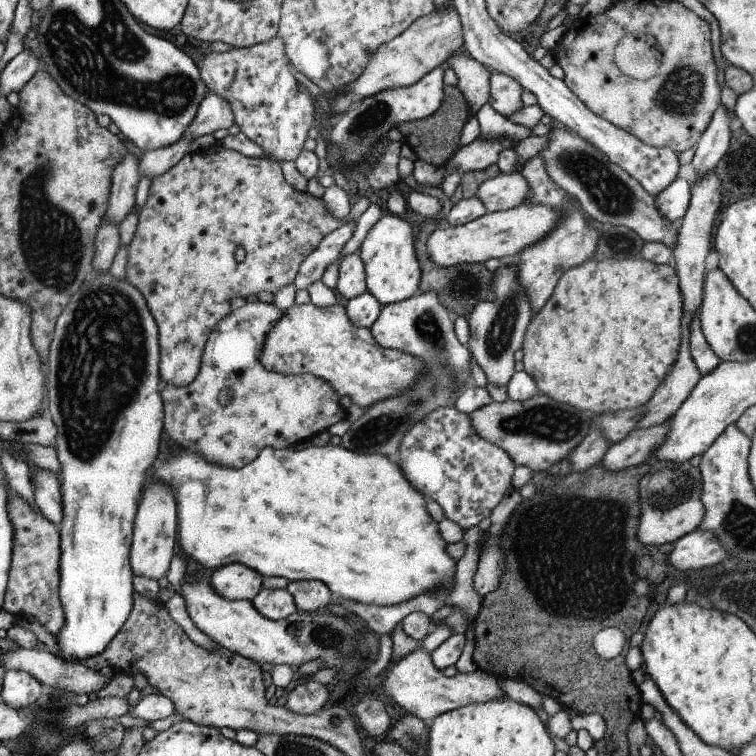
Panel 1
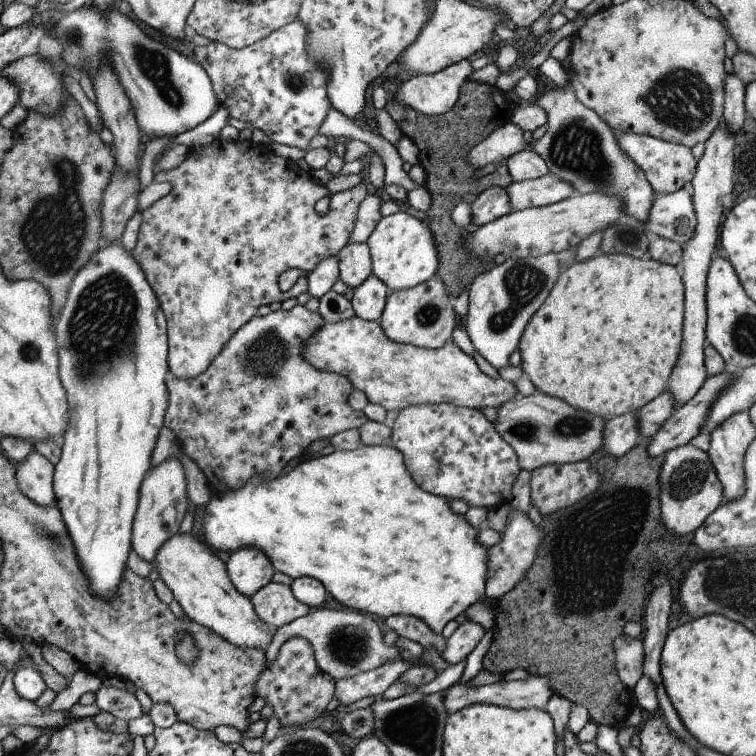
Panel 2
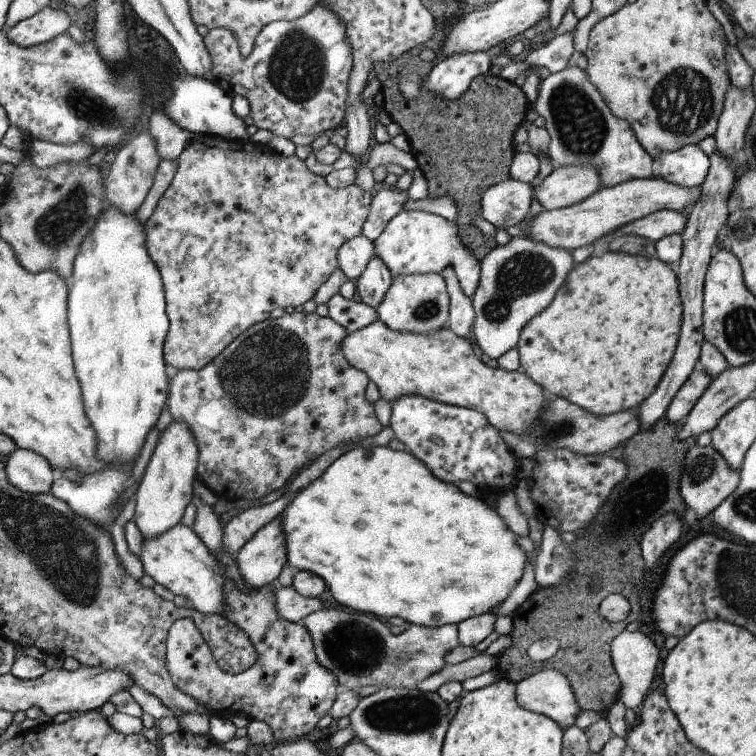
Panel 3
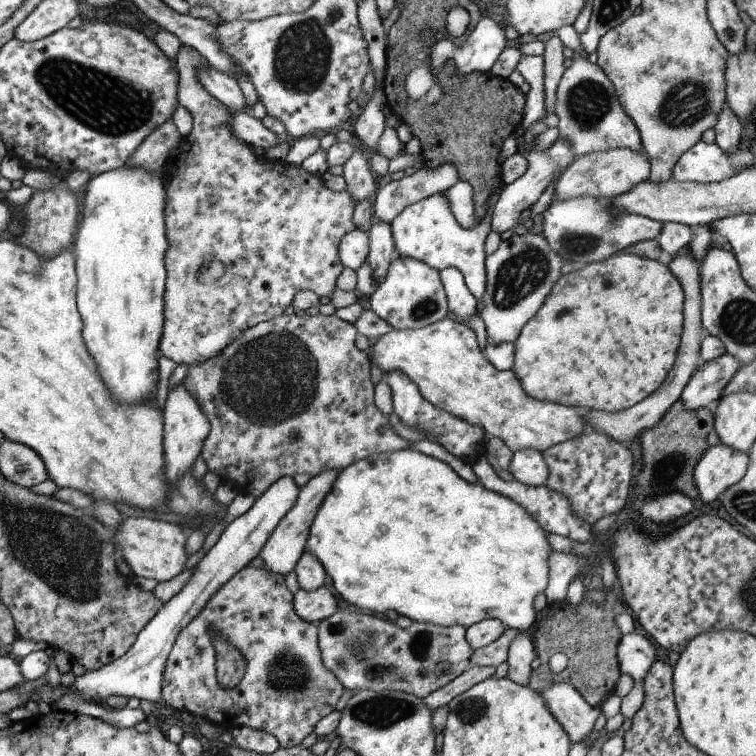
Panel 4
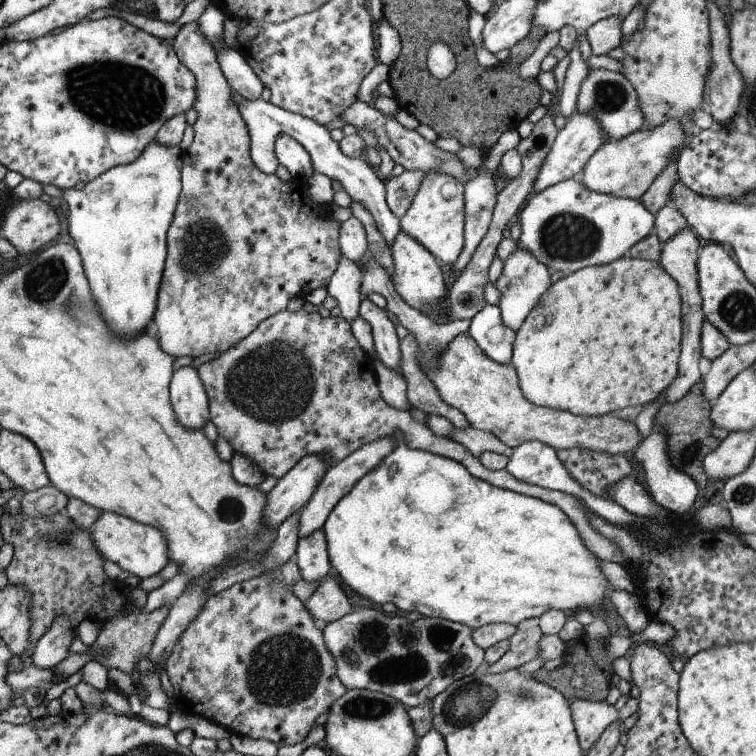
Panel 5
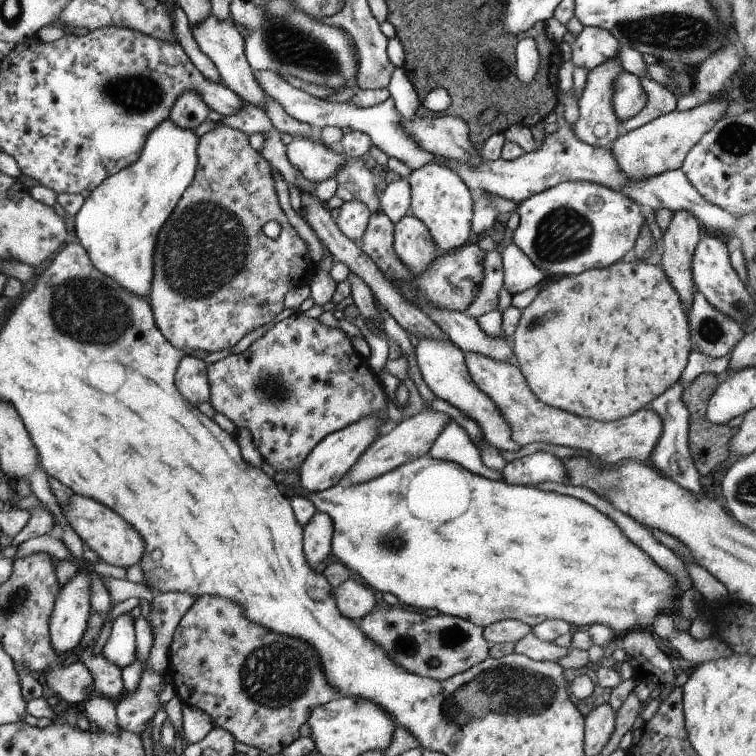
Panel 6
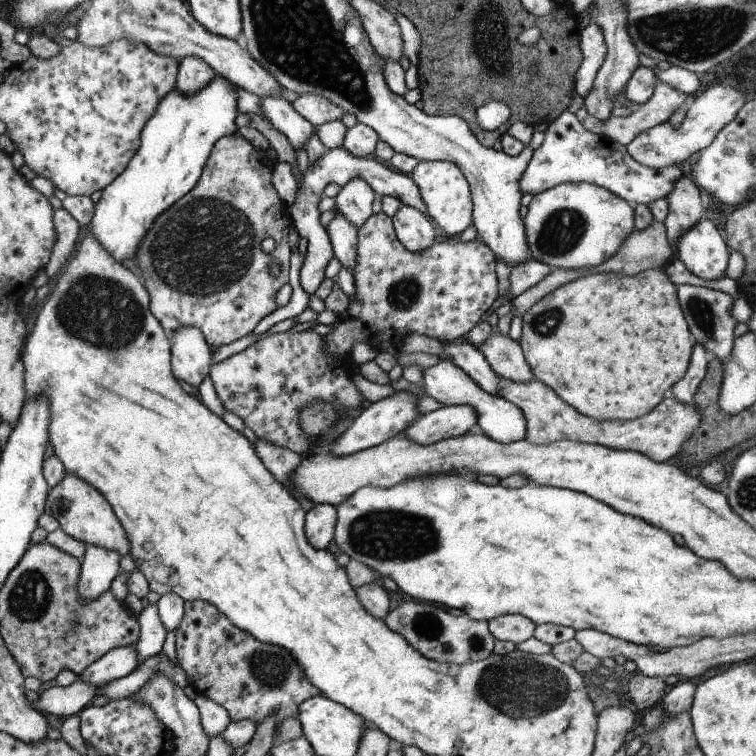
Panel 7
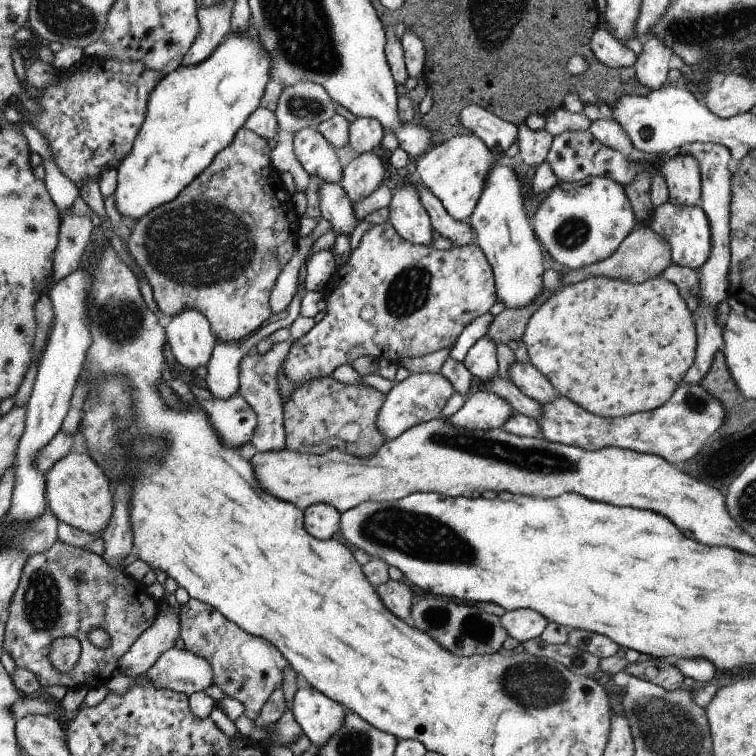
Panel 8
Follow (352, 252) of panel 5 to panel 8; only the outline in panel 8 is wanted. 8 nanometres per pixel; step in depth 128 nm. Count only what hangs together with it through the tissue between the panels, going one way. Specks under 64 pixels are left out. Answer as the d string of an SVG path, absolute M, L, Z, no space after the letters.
M370 150L360 154L346 166L340 184L355 206L384 182L384 176L381 158Z

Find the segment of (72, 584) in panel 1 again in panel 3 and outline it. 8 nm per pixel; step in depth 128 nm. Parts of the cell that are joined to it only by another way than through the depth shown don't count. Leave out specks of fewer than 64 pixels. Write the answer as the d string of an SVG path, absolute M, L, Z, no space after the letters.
M106 206L106 214L96 220L85 242L78 250L73 265L70 286L70 338L74 338L74 370L78 370L78 382L82 382L82 398L86 398L86 418L96 430L96 458L106 468L94 474L80 474L80 482L67 478L58 479L50 486L50 494L68 502L74 514L92 522L98 528L108 528L120 514L120 496L124 484L132 472L132 464L138 458L148 432L160 418L169 397L169 378L164 362L164 342L169 331L165 309L165 290L154 260L146 246L144 226L137 221L137 212L126 214L116 206Z

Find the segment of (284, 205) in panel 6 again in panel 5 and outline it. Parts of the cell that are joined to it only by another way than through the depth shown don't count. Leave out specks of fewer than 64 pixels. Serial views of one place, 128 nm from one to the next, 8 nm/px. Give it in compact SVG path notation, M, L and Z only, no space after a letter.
M242 100L238 104L237 111L242 114L244 122L247 124L248 134L250 135L250 154L254 164L266 174L276 174L279 160L274 150L276 138L280 134L286 134L290 138L297 140L310 154L314 171L329 176L332 180L340 182L344 190L351 198L352 202L360 202L360 206L366 208L366 212L374 219L376 228L380 230L386 246L392 247L394 238L401 230L400 222L390 210L386 202L386 186L377 173L372 169L364 156L352 158L342 150L336 142L326 125L318 124L316 120L310 120L300 114L288 112L283 108L274 106L269 100Z

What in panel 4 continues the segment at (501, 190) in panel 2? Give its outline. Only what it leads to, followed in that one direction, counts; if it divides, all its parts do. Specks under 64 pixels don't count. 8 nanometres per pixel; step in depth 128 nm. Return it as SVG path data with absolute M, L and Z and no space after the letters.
M559 140L546 151L533 152L527 143L517 147L517 151L528 160L528 169L526 173L518 178L515 182L506 183L502 187L502 192L498 196L498 202L494 206L494 214L492 214L491 230L498 232L501 236L503 232L513 228L524 211L528 211L533 207L540 196L542 196L546 187L556 175L559 177L561 172L572 162L576 157L570 149L570 144L567 141Z

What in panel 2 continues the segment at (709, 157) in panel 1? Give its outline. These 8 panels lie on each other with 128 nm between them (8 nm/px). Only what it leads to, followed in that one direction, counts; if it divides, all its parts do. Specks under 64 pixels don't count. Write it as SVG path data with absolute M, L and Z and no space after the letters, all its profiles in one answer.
M732 72L725 74L724 78L725 101L724 114L722 114L722 124L730 134L736 135L742 128L746 118L746 84Z

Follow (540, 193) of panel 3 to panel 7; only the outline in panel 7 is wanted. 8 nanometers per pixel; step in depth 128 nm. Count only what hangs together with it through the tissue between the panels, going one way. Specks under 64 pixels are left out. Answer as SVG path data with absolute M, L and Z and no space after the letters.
M718 81L713 86L709 87L700 96L696 97L690 109L686 112L686 116L680 126L672 126L670 121L662 124L658 123L650 130L645 130L642 134L638 134L628 146L626 150L636 162L648 168L668 168L668 166L679 165L683 167L683 163L696 154L698 150L702 150L712 144L712 141L723 126L730 124L742 107L747 103L746 95L738 92L735 88L729 85L722 85Z

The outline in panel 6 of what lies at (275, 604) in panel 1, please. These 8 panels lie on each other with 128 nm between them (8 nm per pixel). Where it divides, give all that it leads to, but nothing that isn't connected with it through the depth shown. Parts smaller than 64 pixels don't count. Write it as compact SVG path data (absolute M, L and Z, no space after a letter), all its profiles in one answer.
M348 579L338 588L334 588L334 598L340 614L350 620L358 620L366 616L376 604L374 592L370 588L364 588L362 584L358 584L358 580L354 579Z

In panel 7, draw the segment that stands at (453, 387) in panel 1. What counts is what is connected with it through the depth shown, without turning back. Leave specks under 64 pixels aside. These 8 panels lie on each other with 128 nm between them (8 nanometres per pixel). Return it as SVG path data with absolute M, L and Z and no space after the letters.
M410 205L400 206L392 220L396 236L406 250L421 252L438 240L436 224L422 211Z

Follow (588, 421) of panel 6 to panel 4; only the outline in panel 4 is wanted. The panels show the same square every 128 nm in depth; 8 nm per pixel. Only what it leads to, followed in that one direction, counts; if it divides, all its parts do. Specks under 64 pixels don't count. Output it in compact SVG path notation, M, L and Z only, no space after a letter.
M444 318L420 329L393 329L370 345L372 346L366 351L369 365L371 363L377 366L384 377L394 372L405 375L414 382L421 396L424 396L433 406L478 427L483 427L488 437L501 439L513 453L525 449L546 451L556 444L582 435L588 428L578 408L531 398L524 391L518 376L512 369L497 370L480 352L476 334L468 324Z

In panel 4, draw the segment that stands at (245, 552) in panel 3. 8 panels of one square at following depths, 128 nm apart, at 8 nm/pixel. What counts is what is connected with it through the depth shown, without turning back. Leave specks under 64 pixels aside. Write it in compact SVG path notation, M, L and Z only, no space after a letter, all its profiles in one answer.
M340 471L322 472L319 476L312 478L302 489L292 509L278 522L276 529L270 534L264 546L257 556L264 562L264 569L271 574L286 577L295 571L297 563L305 552L305 545L309 536L312 518L314 518L318 506L321 506L327 492L332 488L334 480Z

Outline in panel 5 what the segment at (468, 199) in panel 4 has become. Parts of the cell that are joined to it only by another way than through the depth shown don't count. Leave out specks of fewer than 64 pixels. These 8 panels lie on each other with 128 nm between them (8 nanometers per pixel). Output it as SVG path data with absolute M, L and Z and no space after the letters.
M513 128L512 130L508 130L504 132L498 138L498 142L494 145L491 151L489 151L488 158L480 164L480 172L478 172L478 176L474 176L470 182L466 182L463 184L464 186L464 246L463 251L460 253L458 260L454 262L454 268L452 270L462 270L462 268L466 268L466 264L470 262L470 258L473 252L478 248L478 245L482 240L484 240L484 236L488 234L488 229L490 228L490 222L492 222L492 215L494 214L494 207L496 206L496 201L498 198L498 191L496 190L496 186L494 186L493 181L493 173L500 165L500 160L502 156L509 150L515 149L515 147L520 142L521 138L517 131L517 128Z

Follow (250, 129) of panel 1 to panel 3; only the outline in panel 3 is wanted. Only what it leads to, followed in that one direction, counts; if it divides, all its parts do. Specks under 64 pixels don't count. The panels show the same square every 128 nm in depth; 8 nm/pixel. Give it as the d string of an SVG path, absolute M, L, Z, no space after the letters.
M316 4L296 20L268 23L245 56L226 28L210 28L203 41L212 58L210 74L214 74L215 83L226 94L242 94L250 102L249 116L259 129L284 138L343 129L348 76L354 60L346 28L330 8Z

